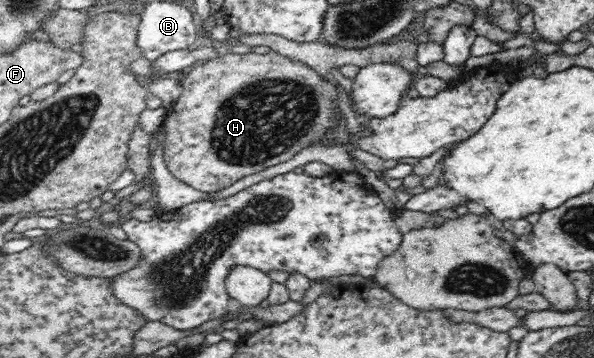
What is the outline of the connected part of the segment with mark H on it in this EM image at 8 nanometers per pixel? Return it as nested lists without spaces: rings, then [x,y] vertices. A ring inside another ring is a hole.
[[[230,52],[193,65],[181,81],[183,89],[179,101],[168,110],[162,125],[165,130],[163,158],[167,169],[190,188],[216,192],[245,175],[253,175],[265,167],[291,159],[311,141],[323,136],[325,128],[331,125],[329,107],[332,99],[337,102],[336,83],[331,75],[325,82],[309,66],[277,52],[268,55]]]

